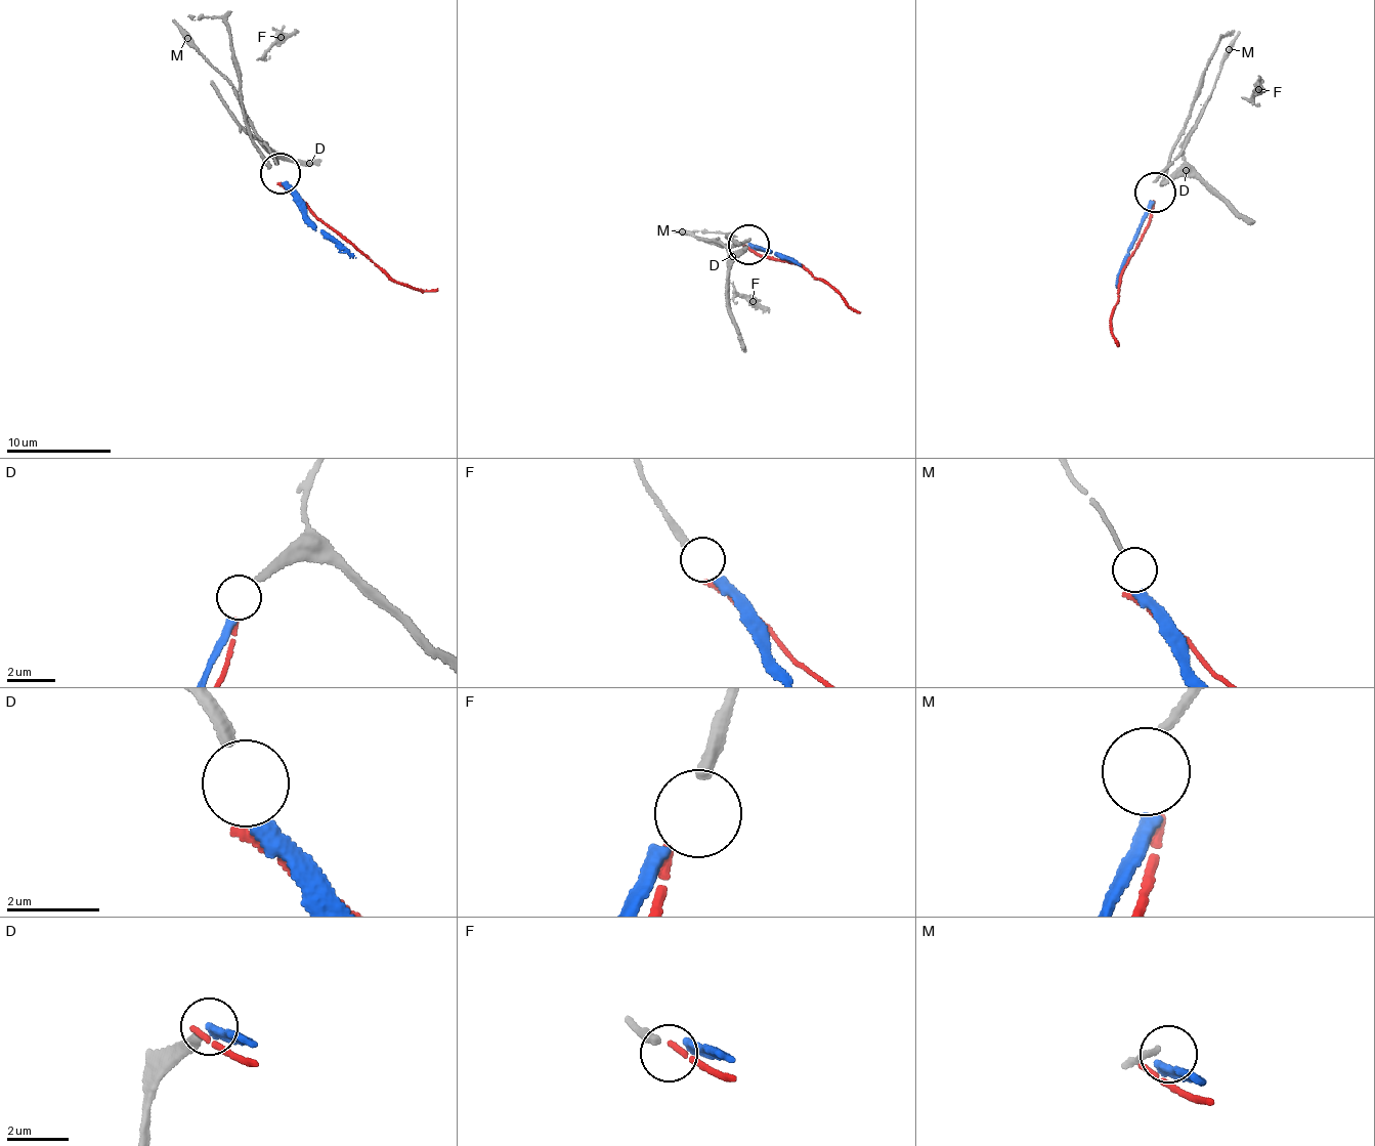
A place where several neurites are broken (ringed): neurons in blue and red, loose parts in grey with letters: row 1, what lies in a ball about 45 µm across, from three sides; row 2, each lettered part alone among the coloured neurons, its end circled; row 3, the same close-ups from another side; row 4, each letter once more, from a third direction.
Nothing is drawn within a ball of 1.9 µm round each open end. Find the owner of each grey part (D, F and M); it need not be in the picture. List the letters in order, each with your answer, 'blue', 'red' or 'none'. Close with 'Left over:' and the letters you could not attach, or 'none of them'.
D: blue
F: red
M: none
Left over: M

